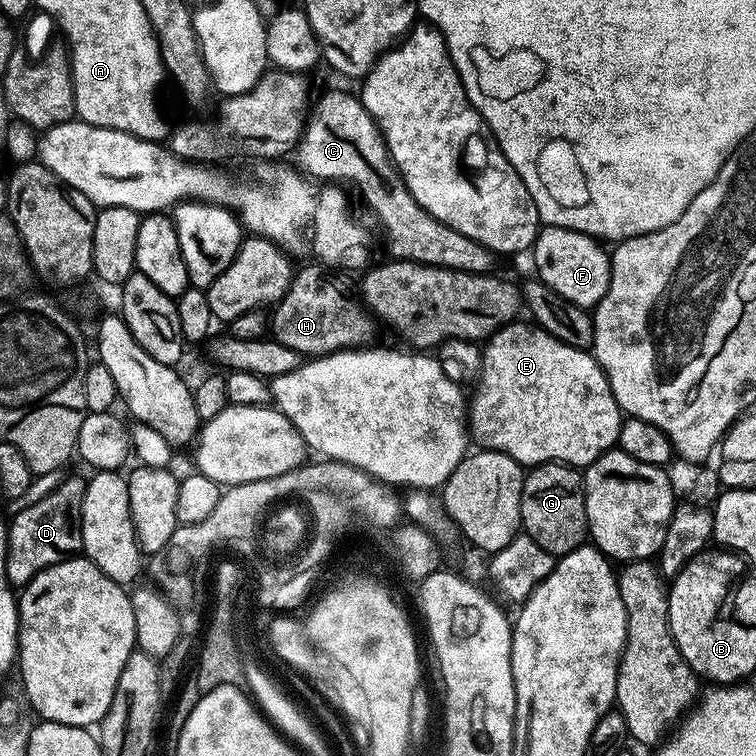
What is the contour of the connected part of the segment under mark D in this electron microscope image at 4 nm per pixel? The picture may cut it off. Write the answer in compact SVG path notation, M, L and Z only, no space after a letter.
M64 476L56 489L46 494L40 502L29 506L8 524L8 553L6 574L13 586L23 586L33 580L42 570L63 560L71 560L82 549L82 498L86 480L80 476Z

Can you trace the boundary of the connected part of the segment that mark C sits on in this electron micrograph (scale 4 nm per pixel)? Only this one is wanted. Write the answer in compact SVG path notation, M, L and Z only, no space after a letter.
M348 92L326 93L320 109L317 112L315 109L310 123L304 129L304 135L298 141L299 148L299 167L309 177L320 182L349 180L356 184L365 202L376 211L388 235L388 248L395 259L412 260L415 264L429 264L479 276L495 269L492 267L498 260L497 253L482 246L482 242L474 242L466 238L466 234L458 234L458 230L438 222L429 212L422 210L418 202L414 202L396 165L388 157L388 148L384 145L380 127L372 121L372 115L365 110L359 95L352 93L351 96Z

